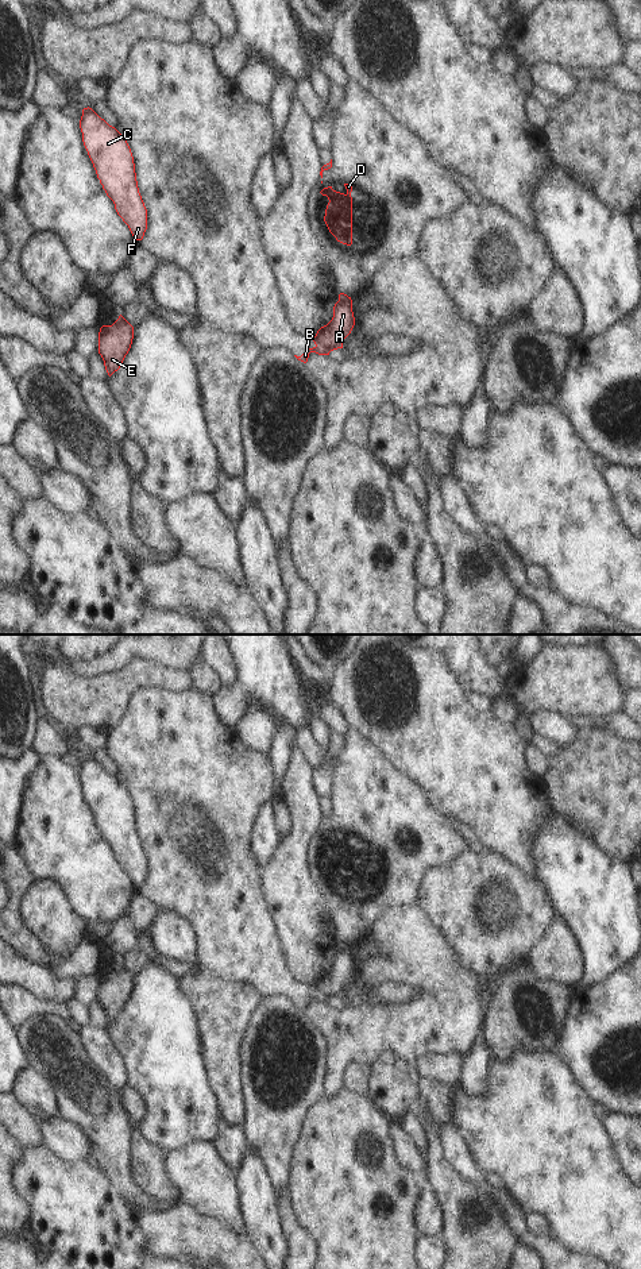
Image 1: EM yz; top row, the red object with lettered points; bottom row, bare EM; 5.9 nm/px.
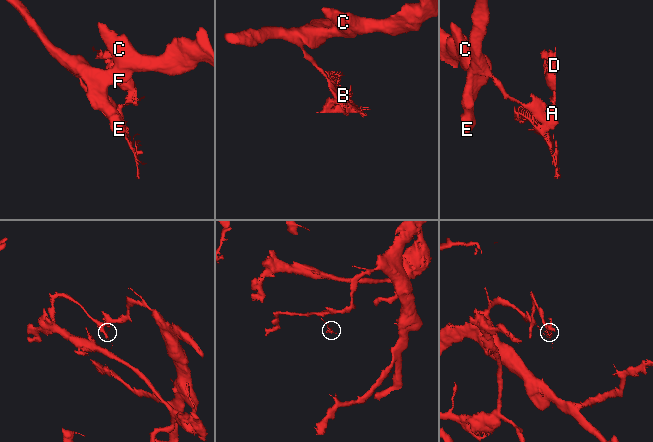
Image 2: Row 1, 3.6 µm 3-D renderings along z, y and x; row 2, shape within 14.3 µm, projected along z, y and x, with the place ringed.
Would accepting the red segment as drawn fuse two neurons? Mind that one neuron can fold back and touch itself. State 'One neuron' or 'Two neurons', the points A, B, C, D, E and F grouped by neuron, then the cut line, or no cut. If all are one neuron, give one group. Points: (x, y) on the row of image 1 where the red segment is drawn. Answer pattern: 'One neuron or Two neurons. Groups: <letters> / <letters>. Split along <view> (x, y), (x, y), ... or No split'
Two neurons. Groups: A B C E F / D. Split along yz (343, 293), (339, 299).

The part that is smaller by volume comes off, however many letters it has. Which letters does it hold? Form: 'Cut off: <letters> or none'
Cut off: D.

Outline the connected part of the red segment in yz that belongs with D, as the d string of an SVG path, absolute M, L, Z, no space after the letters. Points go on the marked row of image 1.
M344 184L347 193L340 193L332 186L324 188L320 193L327 196L329 202L325 209L324 221L337 242L352 244L352 185Z

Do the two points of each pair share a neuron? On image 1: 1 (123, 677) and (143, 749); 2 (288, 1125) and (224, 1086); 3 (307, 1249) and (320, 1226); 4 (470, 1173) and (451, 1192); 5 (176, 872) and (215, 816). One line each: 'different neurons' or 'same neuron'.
1: different neurons
2: different neurons
3: different neurons
4: different neurons
5: same neuron

